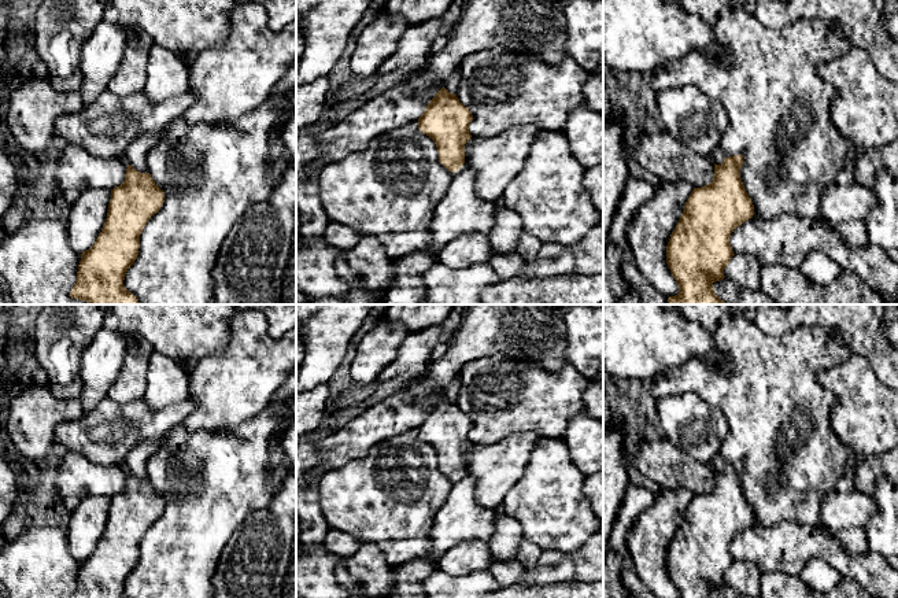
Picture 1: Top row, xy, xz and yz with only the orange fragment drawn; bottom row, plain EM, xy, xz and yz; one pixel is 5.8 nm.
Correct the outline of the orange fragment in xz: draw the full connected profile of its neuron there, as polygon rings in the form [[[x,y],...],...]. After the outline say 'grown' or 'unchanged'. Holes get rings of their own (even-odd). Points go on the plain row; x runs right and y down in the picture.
[[[444,394],[429,409],[418,425],[418,436],[429,443],[437,455],[439,469],[451,480],[465,470],[465,451],[470,447],[473,422],[457,402]]]; unchanged

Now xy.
[[[128,472],[125,488],[111,497],[108,520],[95,551],[81,561],[71,598],[128,598],[123,587],[138,562],[140,542],[165,509],[149,480]]]; unchanged

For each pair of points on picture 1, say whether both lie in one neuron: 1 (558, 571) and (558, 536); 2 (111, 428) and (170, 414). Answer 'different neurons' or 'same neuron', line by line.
1: different neurons
2: same neuron

